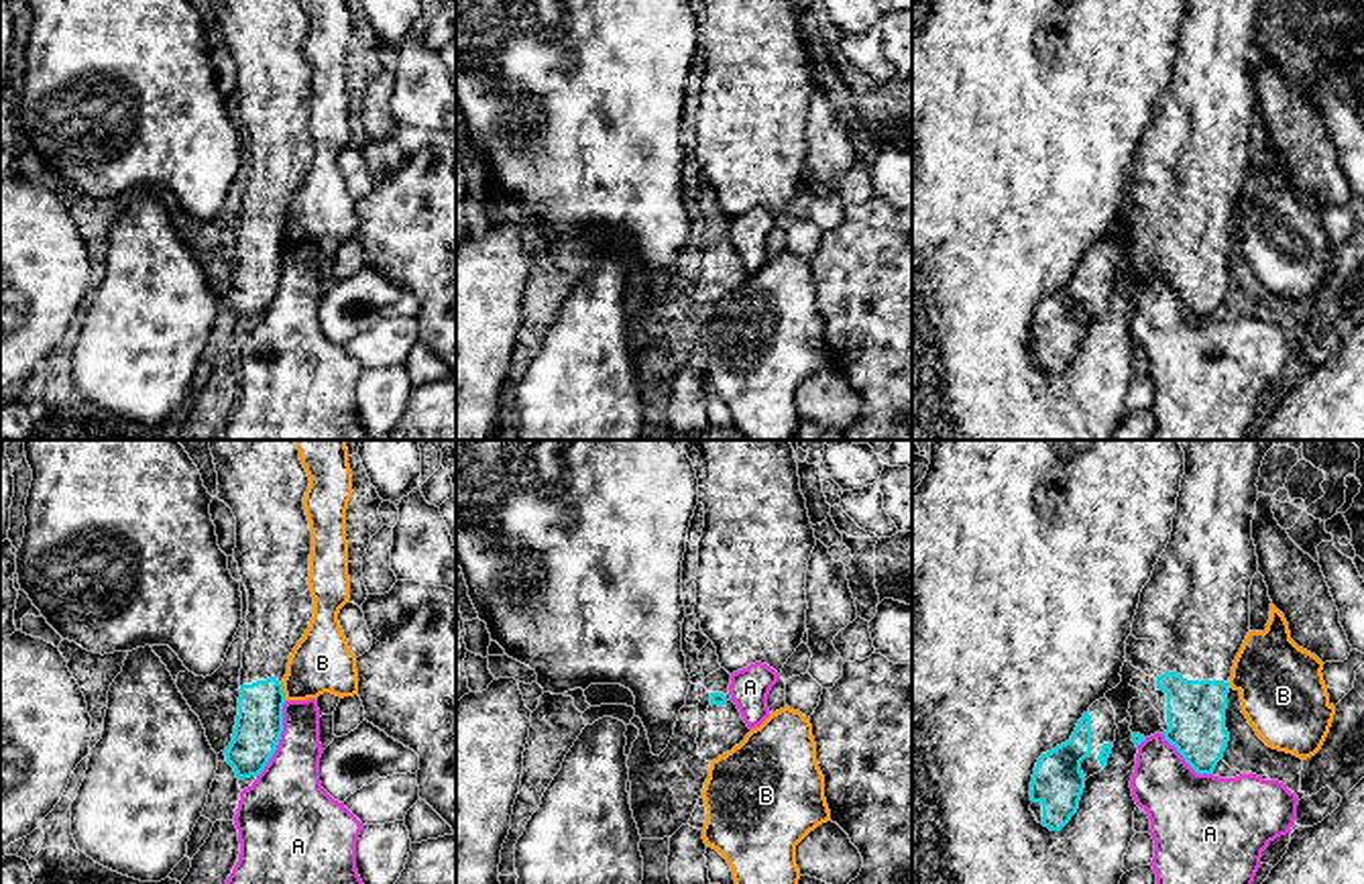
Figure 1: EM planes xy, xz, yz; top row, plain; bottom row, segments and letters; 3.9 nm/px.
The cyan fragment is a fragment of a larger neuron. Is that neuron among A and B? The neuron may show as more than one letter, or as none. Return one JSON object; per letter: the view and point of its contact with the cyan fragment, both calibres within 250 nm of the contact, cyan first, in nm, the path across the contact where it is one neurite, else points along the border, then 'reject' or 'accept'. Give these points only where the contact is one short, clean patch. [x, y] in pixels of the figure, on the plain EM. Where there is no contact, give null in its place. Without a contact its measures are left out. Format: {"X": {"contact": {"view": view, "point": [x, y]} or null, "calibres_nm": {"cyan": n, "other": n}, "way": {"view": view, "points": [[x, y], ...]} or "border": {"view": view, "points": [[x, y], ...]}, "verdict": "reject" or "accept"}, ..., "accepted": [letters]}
{"A": {"contact": {"view": "xy", "point": [279, 282]}, "calibres_nm": {"cyan": 190, "other": 300}, "verdict": "reject"}, "B": {"contact": {"view": "xy", "point": [281, 235]}, "calibres_nm": {"cyan": 190, "other": 240}, "border": {"view": "xy", "points": [[279, 227], [286, 243]]}, "verdict": "reject"}, "accepted": []}

